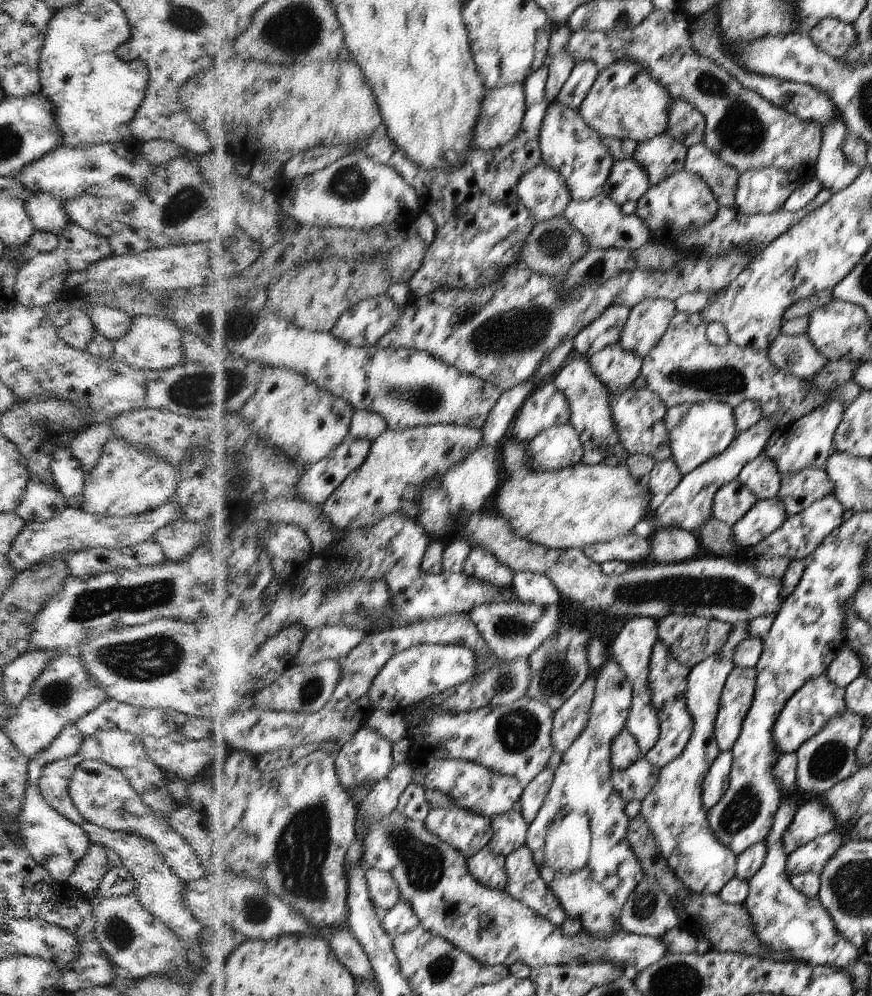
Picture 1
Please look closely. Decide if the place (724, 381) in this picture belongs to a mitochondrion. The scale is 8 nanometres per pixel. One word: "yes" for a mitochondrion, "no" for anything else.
yes

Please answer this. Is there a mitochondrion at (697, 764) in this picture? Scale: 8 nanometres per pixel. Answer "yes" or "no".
no

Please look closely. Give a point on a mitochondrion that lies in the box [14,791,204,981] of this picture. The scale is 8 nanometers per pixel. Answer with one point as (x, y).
(120, 934)

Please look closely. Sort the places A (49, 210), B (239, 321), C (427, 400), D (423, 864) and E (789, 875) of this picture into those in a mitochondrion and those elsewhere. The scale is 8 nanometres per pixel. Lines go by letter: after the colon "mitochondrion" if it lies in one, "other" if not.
A: other
B: mitochondrion
C: mitochondrion
D: mitochondrion
E: other

